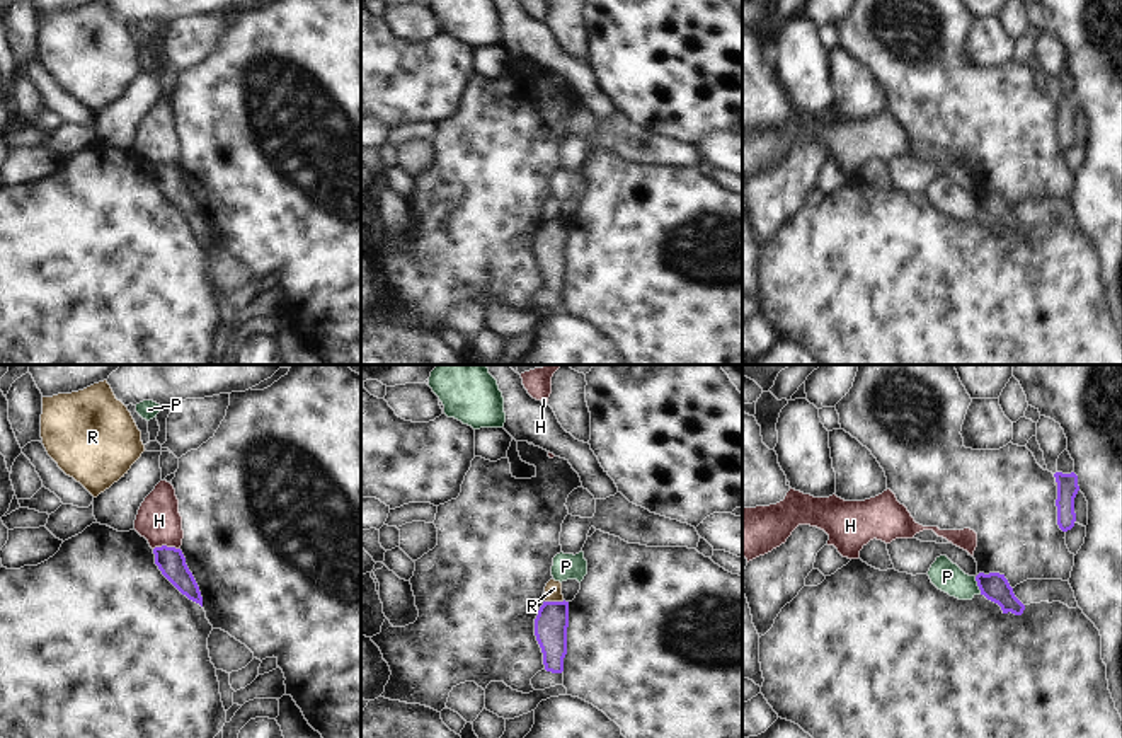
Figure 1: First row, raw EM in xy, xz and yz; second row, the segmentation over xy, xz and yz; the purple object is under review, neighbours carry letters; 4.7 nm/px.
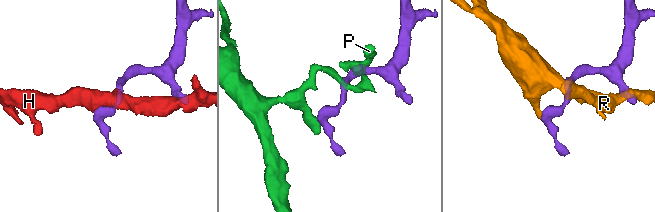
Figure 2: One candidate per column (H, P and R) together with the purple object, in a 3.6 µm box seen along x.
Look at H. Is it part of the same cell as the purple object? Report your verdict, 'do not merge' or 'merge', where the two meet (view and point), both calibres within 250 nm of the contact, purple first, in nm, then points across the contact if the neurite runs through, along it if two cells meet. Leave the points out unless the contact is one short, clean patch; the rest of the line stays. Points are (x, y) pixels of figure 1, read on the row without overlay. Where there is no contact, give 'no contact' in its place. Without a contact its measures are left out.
do not merge; meets purple in xy at (166, 164); 140 nm thick on the purple side, 200 nm on the other

